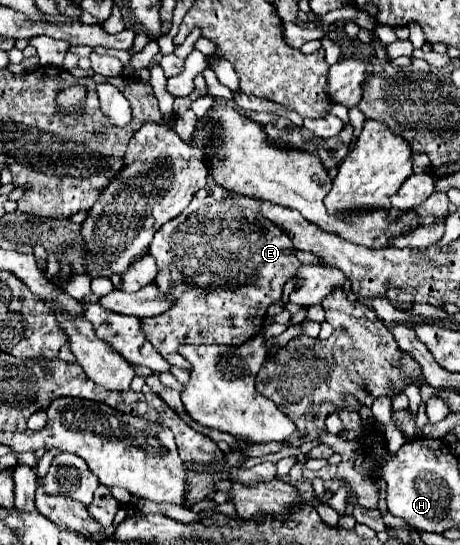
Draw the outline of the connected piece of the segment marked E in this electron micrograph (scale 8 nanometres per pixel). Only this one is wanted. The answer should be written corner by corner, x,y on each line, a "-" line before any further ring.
207,182
205,188
193,194
193,200
179,216
157,230
149,246
149,254
157,262
157,286
161,286
165,294
173,294
177,304
157,318
143,320
143,332
147,340
169,364
181,366
185,370
189,370
189,366
185,366
183,358
177,354
177,348
183,344
239,346
241,342
247,342
253,338
253,334
263,330
267,308
281,300
285,282
293,276
297,266
301,266
293,252
295,246
289,242
289,238
285,238
277,226
265,222
265,218
257,214
255,200
231,194
227,188

